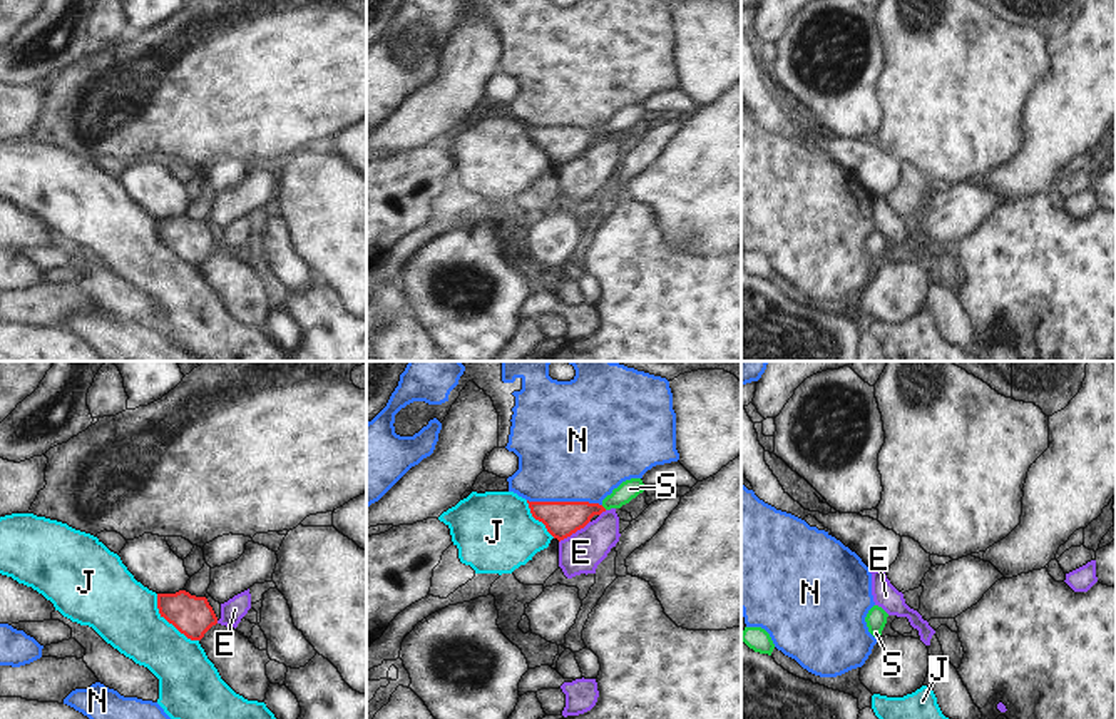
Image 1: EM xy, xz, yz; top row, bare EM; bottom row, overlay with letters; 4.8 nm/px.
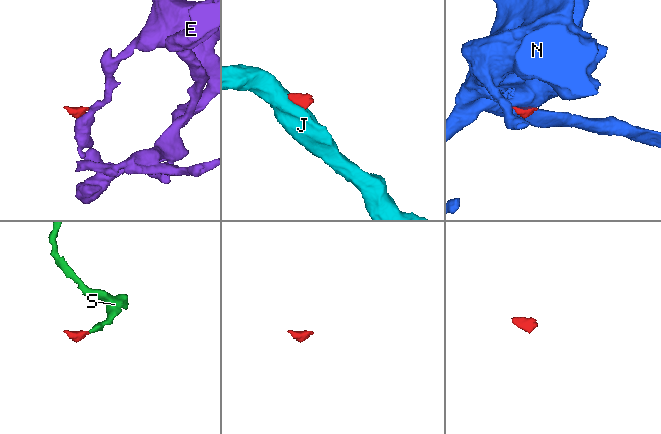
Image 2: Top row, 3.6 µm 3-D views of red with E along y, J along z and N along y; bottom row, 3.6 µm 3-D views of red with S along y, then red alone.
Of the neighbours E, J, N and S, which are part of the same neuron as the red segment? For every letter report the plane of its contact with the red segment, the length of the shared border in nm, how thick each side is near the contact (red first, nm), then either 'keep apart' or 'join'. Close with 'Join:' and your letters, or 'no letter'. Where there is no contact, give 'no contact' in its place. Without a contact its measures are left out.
E: contact in xz; length 190 nm; calibres 170 and 200 nm; keep apart
J: contact in xy; length 300 nm; calibres 190 and 320 nm; keep apart
N: contact in xz; length 360 nm; calibres 170 and 500 nm; keep apart
S: contact in xz; length 40 nm; calibres 170 and 90 nm; join
Join: S

